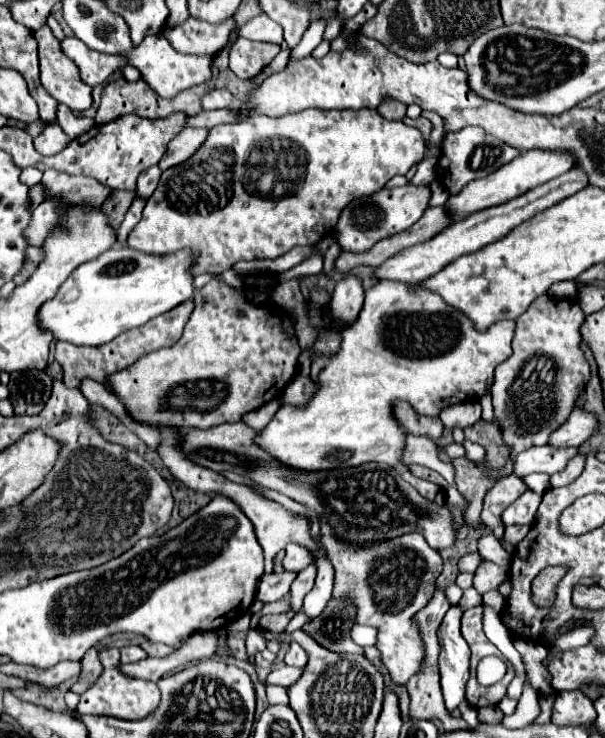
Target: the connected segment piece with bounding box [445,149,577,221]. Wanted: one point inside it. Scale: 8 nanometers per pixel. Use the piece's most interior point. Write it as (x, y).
(536, 166)

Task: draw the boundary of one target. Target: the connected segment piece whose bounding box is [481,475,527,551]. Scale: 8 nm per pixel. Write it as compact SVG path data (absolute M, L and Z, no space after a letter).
M509 475L505 479L499 479L499 483L495 483L495 487L491 487L487 493L485 493L485 499L483 499L483 511L481 511L481 521L489 527L493 527L493 535L499 539L501 545L512 551L514 547L503 542L503 535L505 526L501 525L501 513L519 497L527 491L525 483L515 477L515 475Z

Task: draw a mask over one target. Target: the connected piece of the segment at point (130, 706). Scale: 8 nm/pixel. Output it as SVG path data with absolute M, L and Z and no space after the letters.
M115 647L103 649L99 653L99 659L103 663L103 673L95 681L95 685L81 695L79 705L77 705L79 715L109 715L109 717L119 717L119 719L143 719L143 715L149 715L157 707L157 703L159 703L157 683L125 677L117 669L119 649L115 649Z

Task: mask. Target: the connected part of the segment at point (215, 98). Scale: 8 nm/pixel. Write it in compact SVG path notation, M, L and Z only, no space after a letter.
M213 89L201 99L201 105L203 105L205 111L227 109L227 107L233 105L233 95L227 89Z

